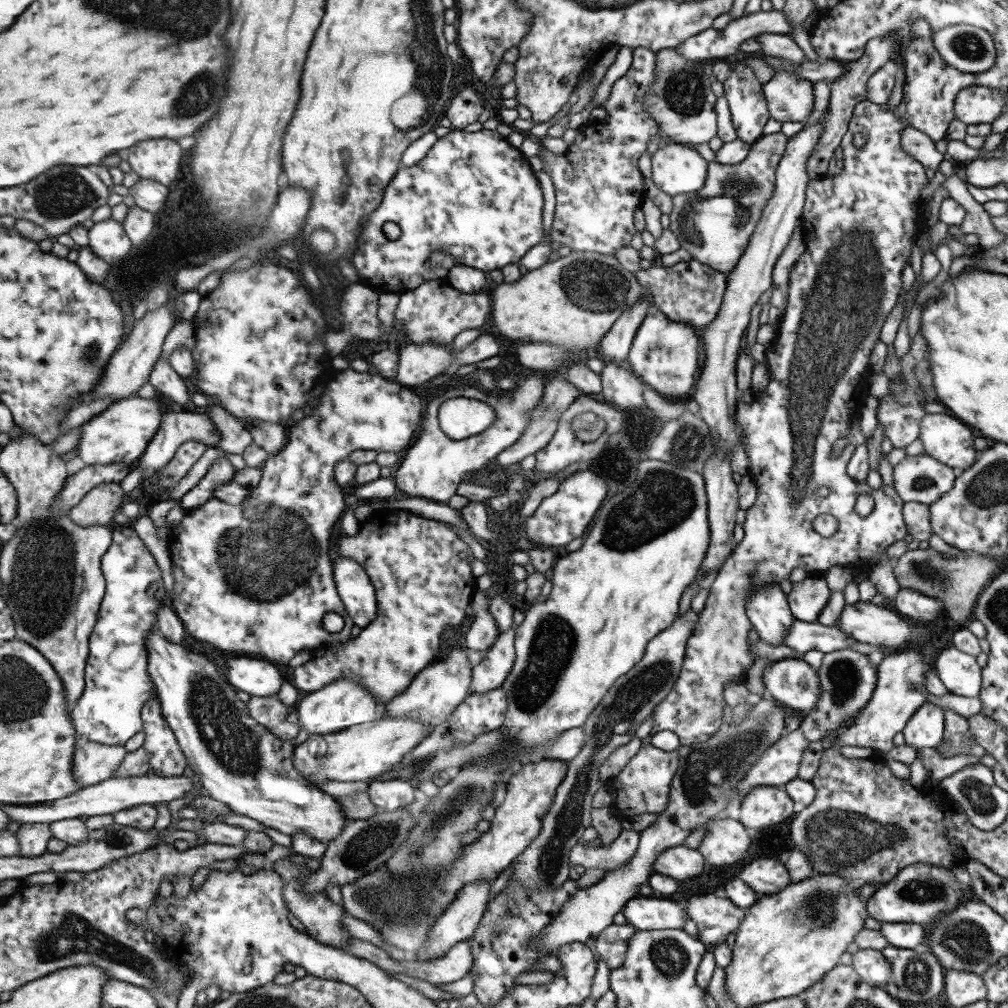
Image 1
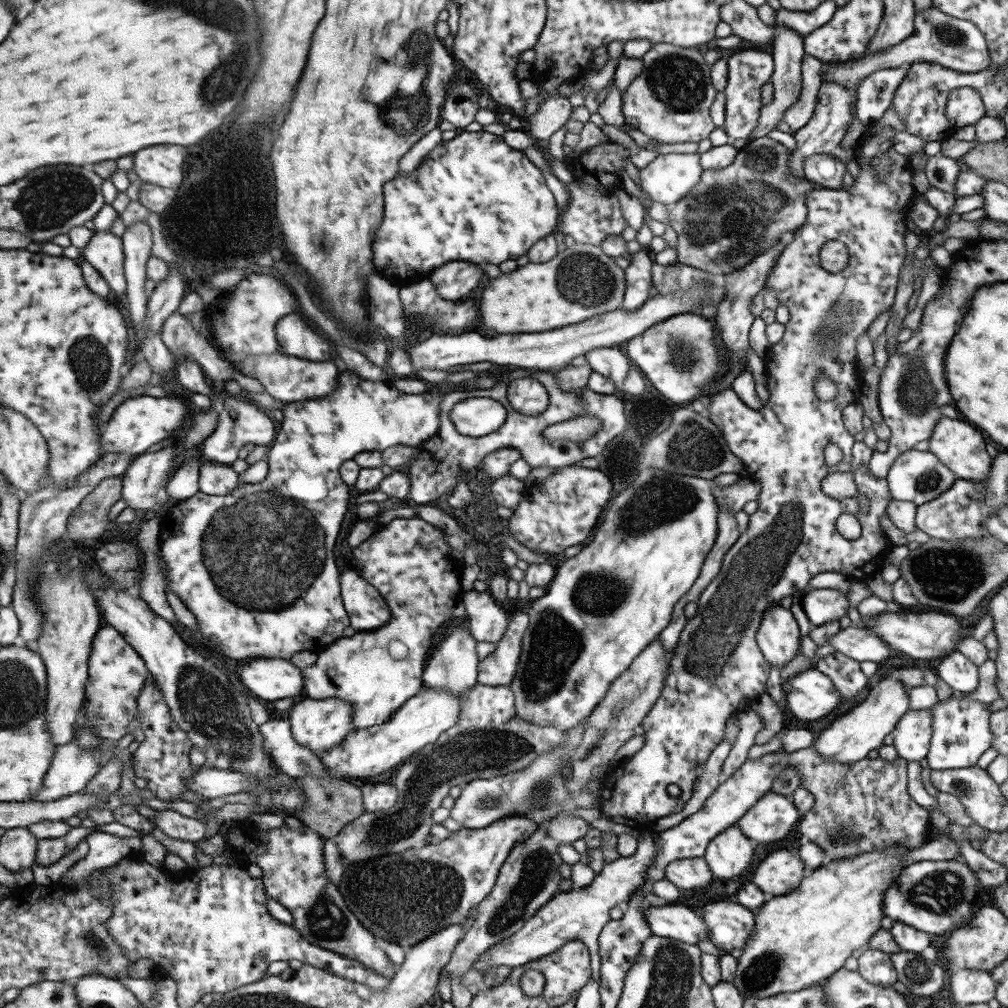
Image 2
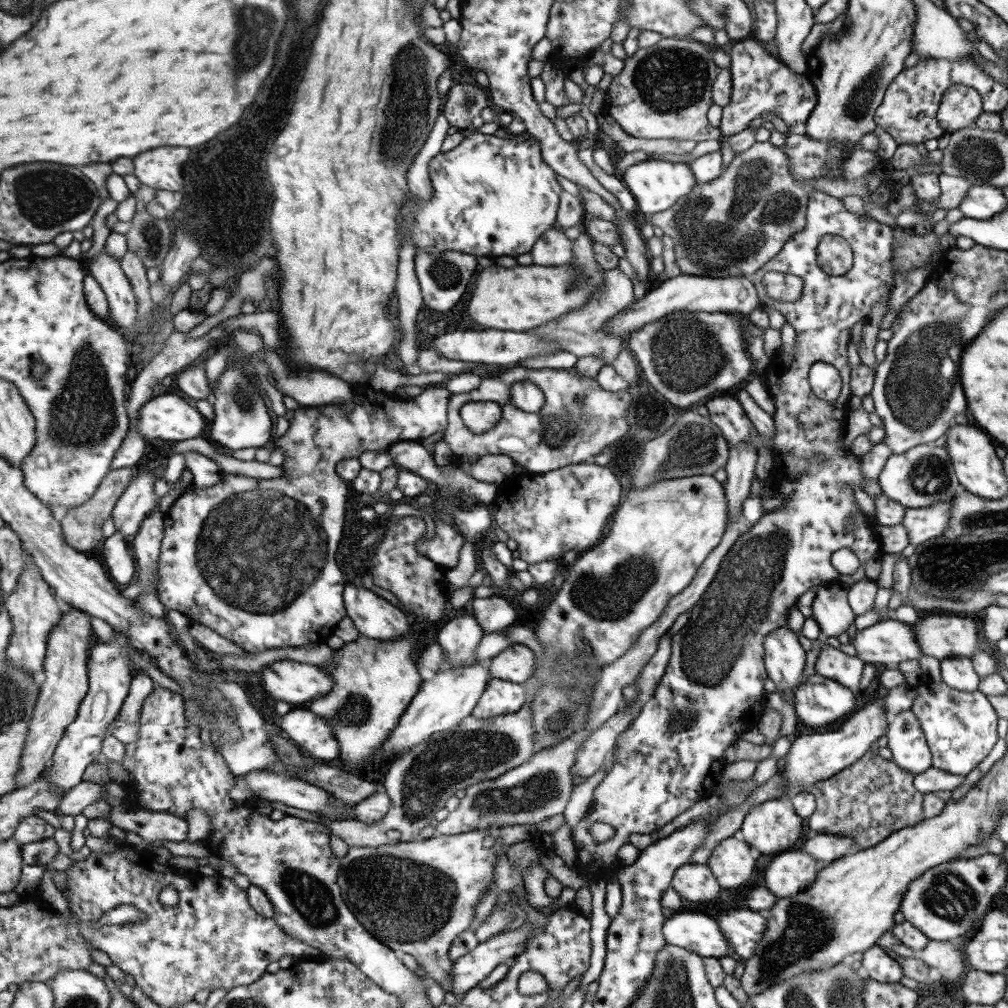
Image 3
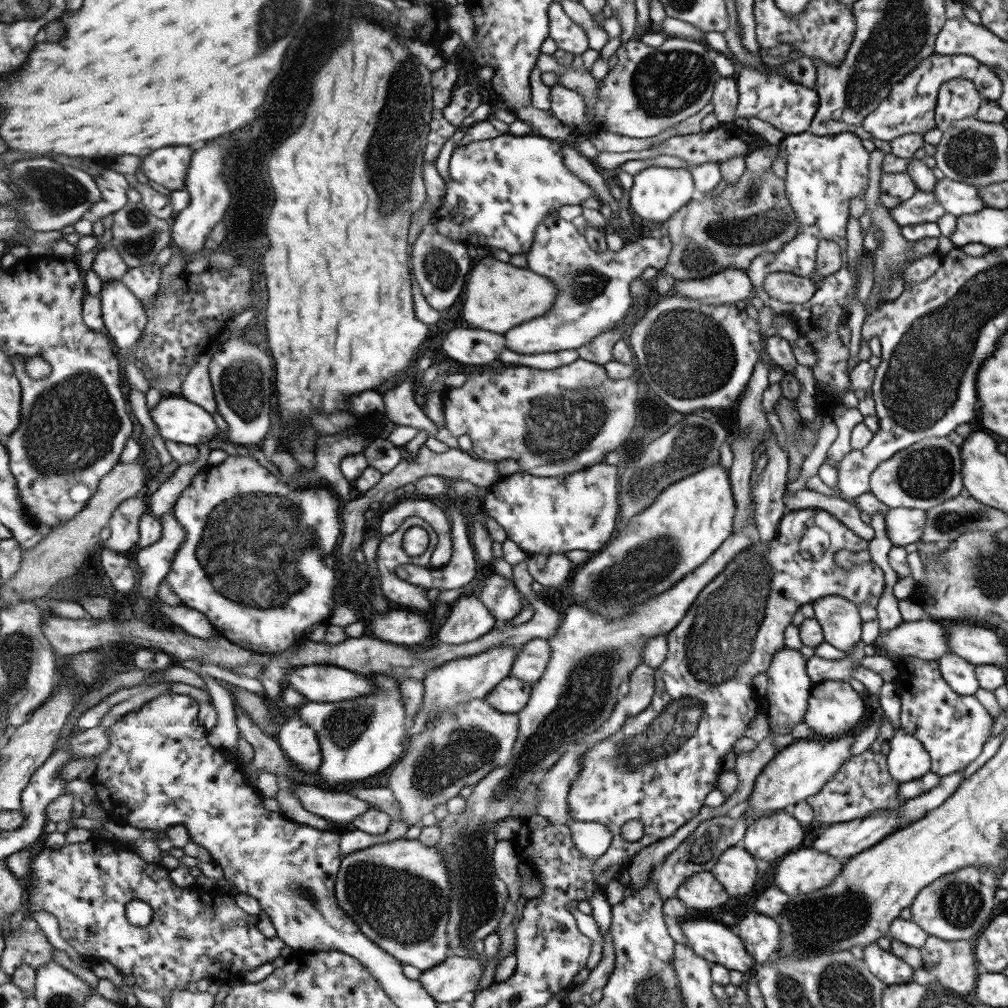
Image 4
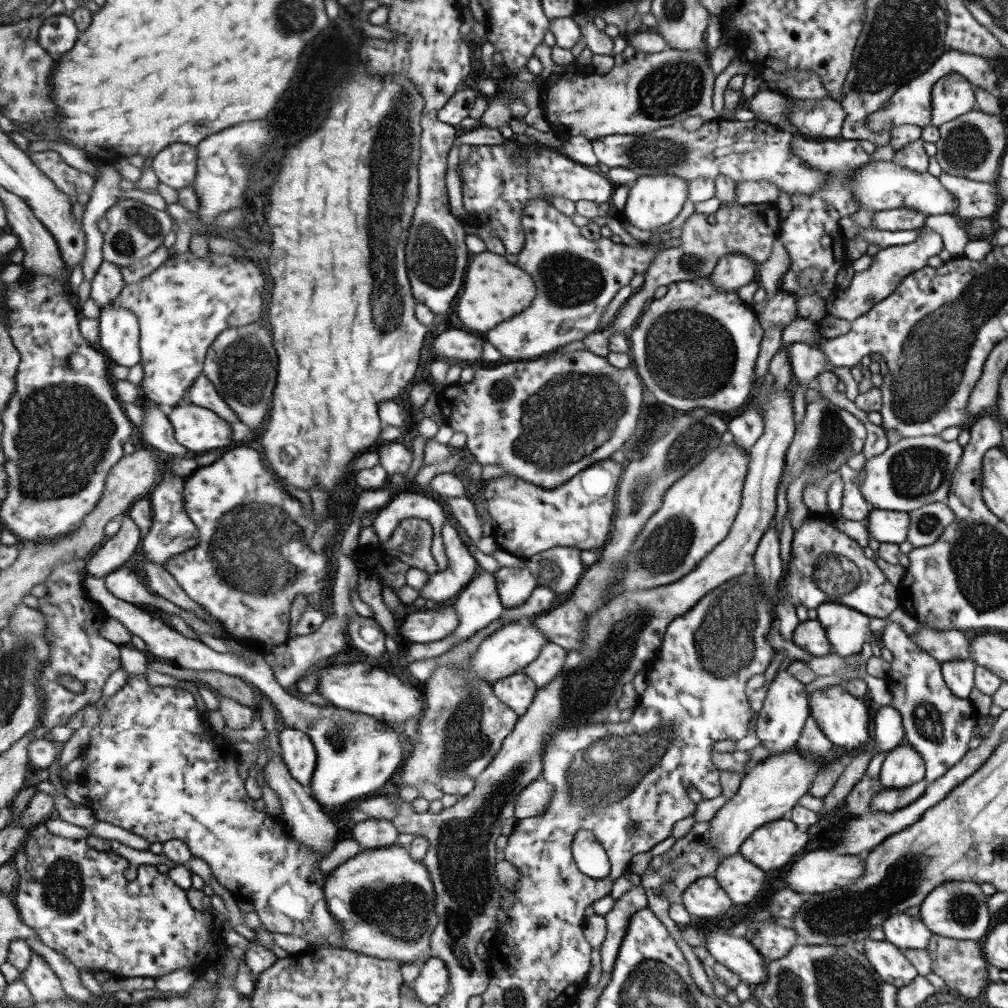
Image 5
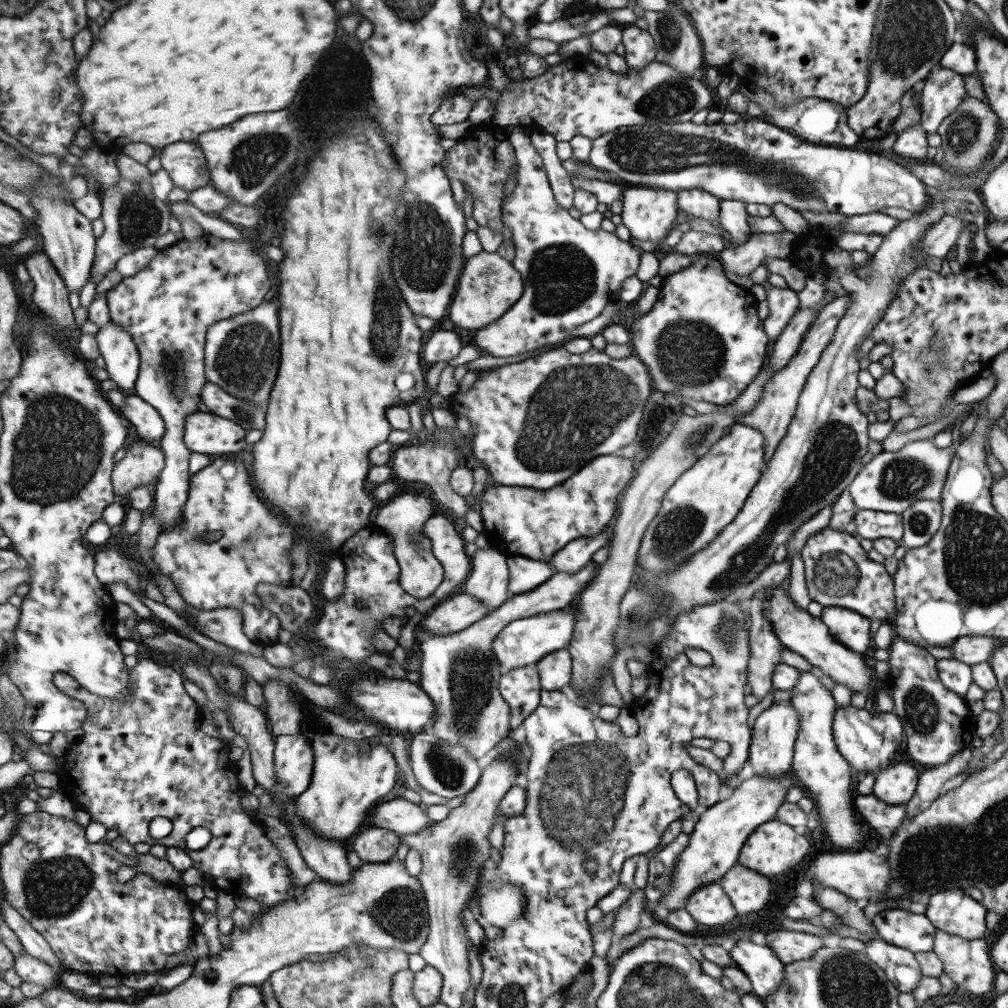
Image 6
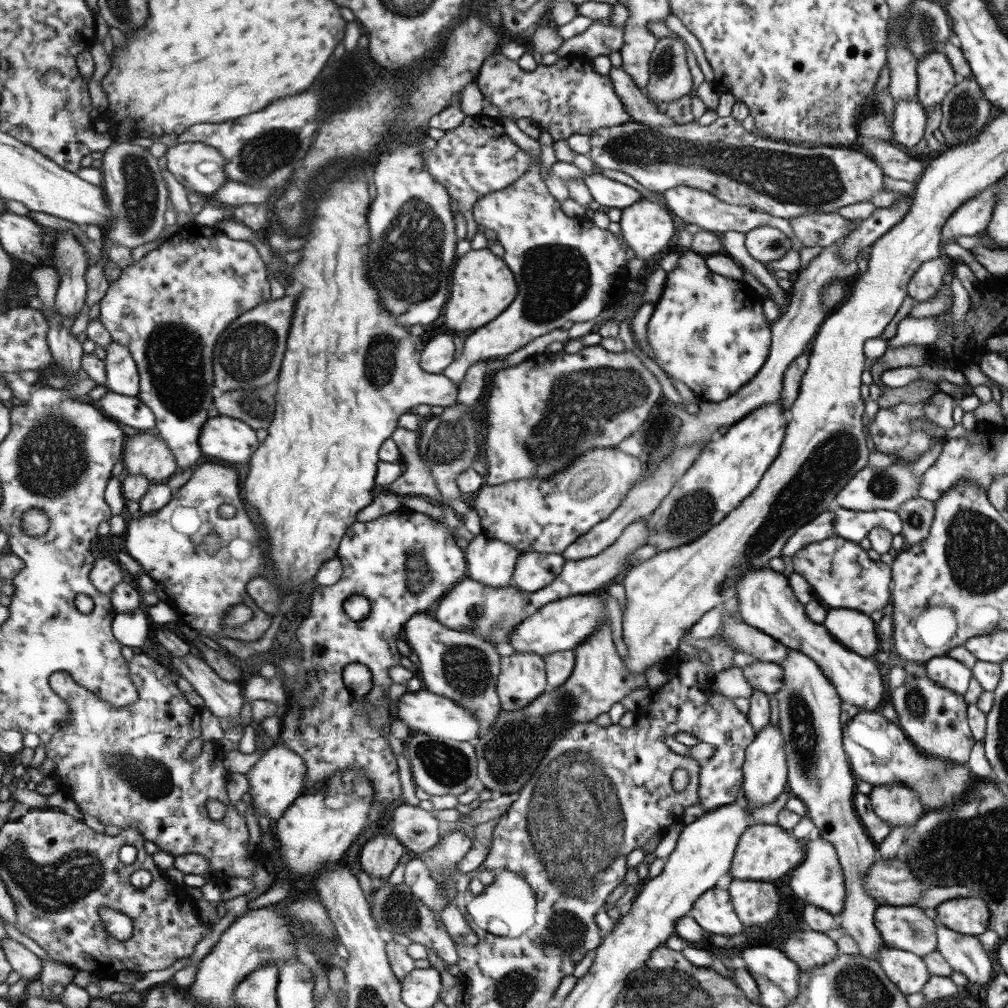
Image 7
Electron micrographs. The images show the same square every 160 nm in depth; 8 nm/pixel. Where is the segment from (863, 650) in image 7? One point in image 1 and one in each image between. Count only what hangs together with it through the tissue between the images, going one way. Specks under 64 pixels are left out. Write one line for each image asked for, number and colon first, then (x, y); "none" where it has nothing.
1: (805, 600)
2: (820, 605)
3: (830, 610)
4: (838, 617)
5: (845, 628)
6: (850, 629)

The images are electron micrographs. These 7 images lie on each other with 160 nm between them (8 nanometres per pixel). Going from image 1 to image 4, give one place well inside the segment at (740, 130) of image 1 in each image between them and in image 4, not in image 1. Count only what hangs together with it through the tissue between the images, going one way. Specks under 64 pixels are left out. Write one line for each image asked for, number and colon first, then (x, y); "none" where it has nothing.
2: (747, 69)
3: (759, 82)
4: (771, 97)

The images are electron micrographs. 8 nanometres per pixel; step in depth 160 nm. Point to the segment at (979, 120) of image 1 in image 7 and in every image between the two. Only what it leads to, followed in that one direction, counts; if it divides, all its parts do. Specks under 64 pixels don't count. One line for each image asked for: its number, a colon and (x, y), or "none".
2: (964, 107)
3: (959, 106)
4: (957, 98)
5: (952, 95)
6: (943, 90)
7: (935, 77)

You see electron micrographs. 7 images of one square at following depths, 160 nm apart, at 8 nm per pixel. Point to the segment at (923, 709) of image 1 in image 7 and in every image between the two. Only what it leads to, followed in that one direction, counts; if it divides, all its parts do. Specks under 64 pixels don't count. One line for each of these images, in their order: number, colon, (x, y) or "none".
2: (911, 734)
3: (905, 740)
4: (907, 760)
5: (902, 766)
6: (895, 786)
7: (896, 805)

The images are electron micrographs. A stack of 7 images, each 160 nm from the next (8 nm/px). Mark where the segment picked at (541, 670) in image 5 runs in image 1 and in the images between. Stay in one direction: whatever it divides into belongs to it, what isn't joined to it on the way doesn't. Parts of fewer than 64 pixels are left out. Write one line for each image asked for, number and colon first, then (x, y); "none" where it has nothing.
1: (498, 662)
2: (499, 668)
3: (517, 663)
4: (532, 661)

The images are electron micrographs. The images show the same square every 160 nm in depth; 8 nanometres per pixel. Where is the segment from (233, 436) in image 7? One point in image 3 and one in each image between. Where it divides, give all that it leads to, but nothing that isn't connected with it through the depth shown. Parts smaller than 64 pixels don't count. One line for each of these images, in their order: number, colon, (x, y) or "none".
3: (168, 416)
4: (178, 419)
5: (199, 429)
6: (206, 433)

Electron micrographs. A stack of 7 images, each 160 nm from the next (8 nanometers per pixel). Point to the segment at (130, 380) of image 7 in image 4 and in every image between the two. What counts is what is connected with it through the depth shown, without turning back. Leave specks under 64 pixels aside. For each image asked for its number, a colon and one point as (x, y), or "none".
4: (124, 314)
5: (120, 333)
6: (118, 348)

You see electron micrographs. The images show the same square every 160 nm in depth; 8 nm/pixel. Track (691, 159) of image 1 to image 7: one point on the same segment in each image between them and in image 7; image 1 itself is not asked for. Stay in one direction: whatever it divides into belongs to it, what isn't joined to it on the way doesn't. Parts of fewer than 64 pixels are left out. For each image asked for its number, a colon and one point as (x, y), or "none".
2: (669, 177)
3: (655, 184)
4: (656, 192)
5: (651, 201)
6: (648, 213)
7: (646, 227)

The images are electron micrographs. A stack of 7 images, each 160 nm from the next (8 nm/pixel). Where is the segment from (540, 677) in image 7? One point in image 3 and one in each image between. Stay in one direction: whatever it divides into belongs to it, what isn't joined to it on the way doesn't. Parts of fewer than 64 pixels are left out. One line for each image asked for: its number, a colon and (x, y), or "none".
3: (501, 697)
4: (511, 696)
5: (518, 691)
6: (522, 688)

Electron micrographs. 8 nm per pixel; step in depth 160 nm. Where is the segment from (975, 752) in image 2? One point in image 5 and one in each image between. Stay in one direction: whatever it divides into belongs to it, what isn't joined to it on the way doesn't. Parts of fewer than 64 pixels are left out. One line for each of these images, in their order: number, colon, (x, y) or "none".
3: (959, 727)
4: (951, 727)
5: (937, 724)

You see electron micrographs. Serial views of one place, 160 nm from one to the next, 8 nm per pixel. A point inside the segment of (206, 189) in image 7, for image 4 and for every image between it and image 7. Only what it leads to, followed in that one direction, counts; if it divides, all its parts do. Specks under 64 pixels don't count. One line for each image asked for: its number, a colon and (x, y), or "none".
4: (168, 167)
5: (177, 166)
6: (186, 163)

